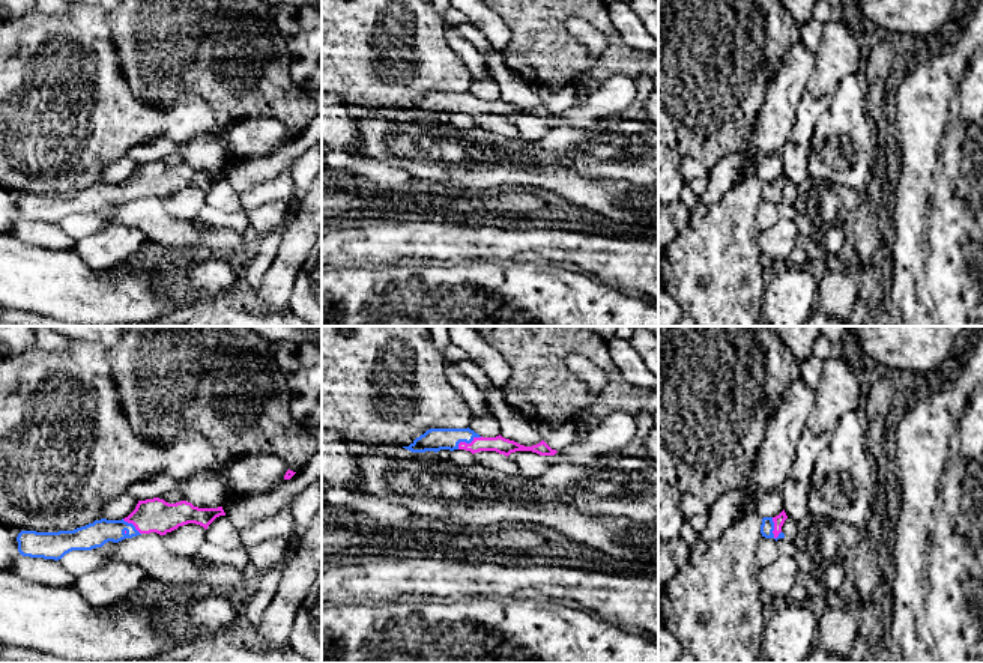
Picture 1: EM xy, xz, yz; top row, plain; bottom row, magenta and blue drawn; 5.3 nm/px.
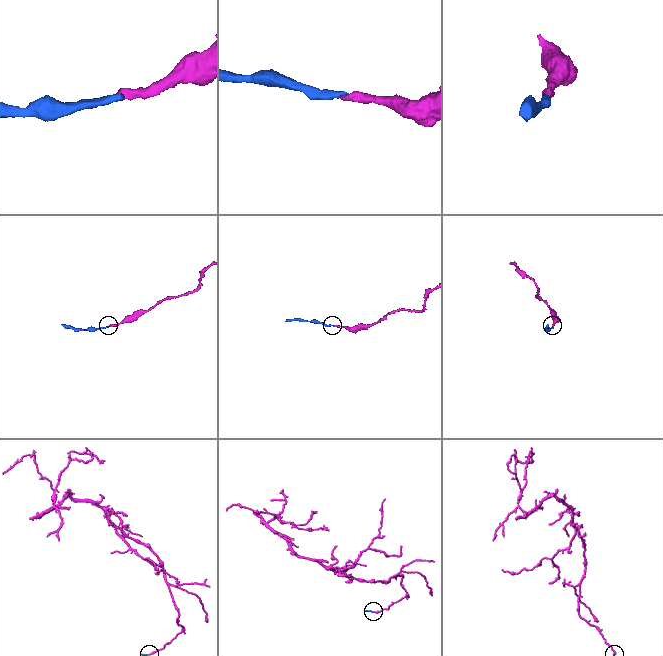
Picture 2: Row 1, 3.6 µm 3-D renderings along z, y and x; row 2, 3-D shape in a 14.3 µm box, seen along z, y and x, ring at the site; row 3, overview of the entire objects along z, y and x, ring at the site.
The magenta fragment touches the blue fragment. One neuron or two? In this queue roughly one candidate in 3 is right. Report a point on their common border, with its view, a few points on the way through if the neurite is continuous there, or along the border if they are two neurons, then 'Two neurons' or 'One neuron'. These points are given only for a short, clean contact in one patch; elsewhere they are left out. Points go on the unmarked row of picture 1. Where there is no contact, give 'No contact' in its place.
Touches magenta at xz (468, 107). Path across: xz (498, 107), (468, 107), (435, 102). One neuron

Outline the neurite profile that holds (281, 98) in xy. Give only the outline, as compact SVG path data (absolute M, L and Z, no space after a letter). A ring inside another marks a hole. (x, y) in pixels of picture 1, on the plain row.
M122 0L107 20L123 75L146 104L167 107L185 92L194 92L221 126L268 116L280 120L293 135L319 114L316 102L292 80L287 47L275 26L272 8L262 0Z

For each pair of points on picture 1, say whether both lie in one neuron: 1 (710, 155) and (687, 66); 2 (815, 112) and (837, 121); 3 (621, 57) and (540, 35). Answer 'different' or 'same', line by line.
1: same
2: different
3: same

